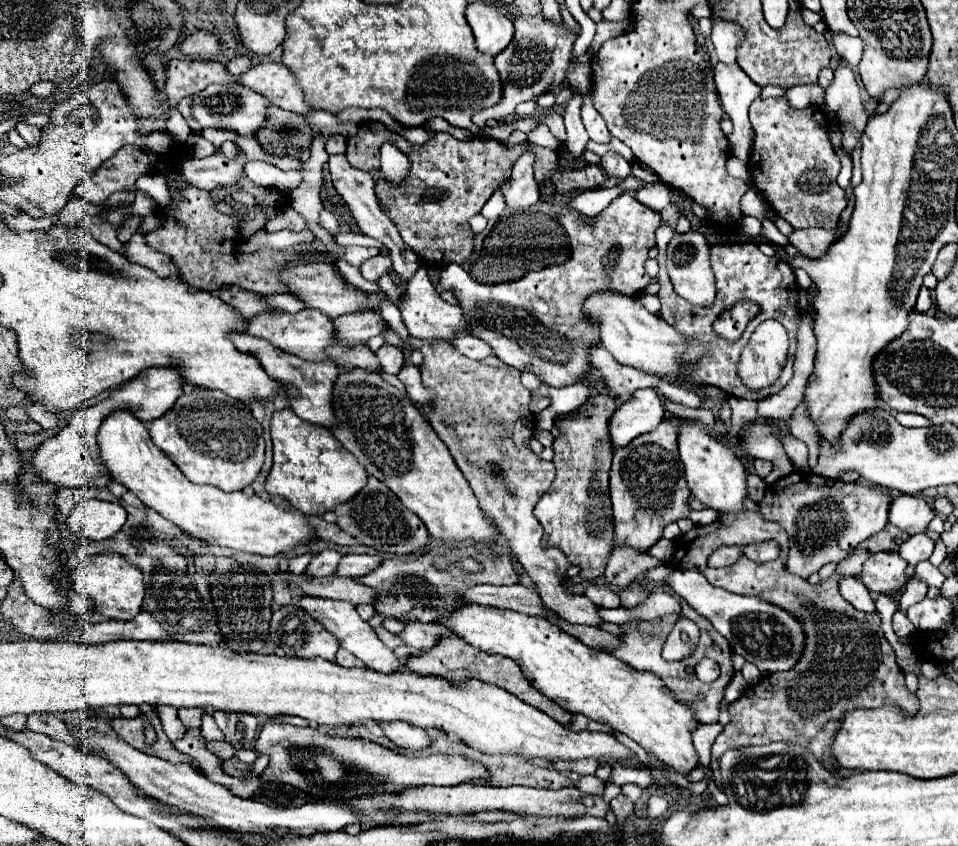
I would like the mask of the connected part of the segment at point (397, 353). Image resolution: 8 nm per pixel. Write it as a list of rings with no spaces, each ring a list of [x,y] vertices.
[[[382,345],[376,351],[376,357],[380,361],[380,371],[382,373],[392,373],[396,375],[400,371],[400,367],[404,365],[404,355],[400,349],[396,349],[394,345]]]

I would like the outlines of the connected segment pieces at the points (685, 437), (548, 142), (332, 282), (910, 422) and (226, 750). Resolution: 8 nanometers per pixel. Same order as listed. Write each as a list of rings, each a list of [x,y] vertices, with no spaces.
[[[684,425],[678,435],[678,449],[680,459],[684,463],[688,487],[698,501],[702,501],[708,509],[714,509],[720,515],[740,515],[746,511],[744,507],[744,499],[748,497],[746,469],[728,447],[718,443],[704,429],[696,425]]]
[[[538,125],[530,135],[528,135],[528,141],[532,141],[534,145],[542,145],[542,147],[548,147],[552,151],[556,151],[558,155],[562,153],[562,141],[556,139],[550,129],[546,125]]]
[[[328,263],[290,265],[290,267],[284,267],[278,271],[278,279],[280,279],[280,283],[284,283],[288,287],[290,295],[298,297],[302,303],[306,303],[306,307],[318,309],[332,319],[346,315],[346,313],[356,313],[358,309],[364,309],[364,307],[378,307],[380,305],[378,295],[364,295],[362,291],[356,291],[352,287],[348,289],[348,285],[344,285],[332,271],[334,269]]]
[[[896,413],[896,419],[900,425],[906,425],[906,427],[930,427],[932,425],[926,417],[920,417],[918,413]]]
[[[206,741],[206,749],[222,759],[228,759],[234,755],[234,747],[230,743],[224,743],[224,741]]]

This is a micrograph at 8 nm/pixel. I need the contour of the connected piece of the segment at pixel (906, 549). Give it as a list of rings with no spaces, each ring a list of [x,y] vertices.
[[[916,533],[916,535],[912,535],[908,541],[904,541],[900,545],[898,553],[910,565],[916,565],[916,563],[920,563],[924,559],[930,559],[932,551],[934,551],[934,541],[926,533]]]

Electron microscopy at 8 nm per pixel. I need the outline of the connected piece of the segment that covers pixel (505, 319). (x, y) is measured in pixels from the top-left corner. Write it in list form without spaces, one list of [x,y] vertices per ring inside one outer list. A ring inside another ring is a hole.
[[[622,193],[596,217],[584,217],[580,211],[570,209],[566,201],[560,207],[558,221],[566,229],[570,248],[574,250],[574,255],[564,265],[546,267],[542,271],[528,273],[518,281],[498,283],[498,285],[476,283],[460,265],[446,265],[440,273],[440,285],[456,293],[458,305],[464,309],[464,313],[468,313],[468,319],[472,321],[472,325],[468,327],[470,335],[486,341],[492,353],[498,359],[502,359],[506,365],[516,367],[520,371],[532,371],[542,379],[542,383],[550,387],[564,387],[576,383],[590,365],[590,359],[586,357],[586,347],[600,341],[598,327],[592,325],[582,311],[582,299],[600,289],[616,289],[626,295],[638,295],[652,281],[644,271],[644,261],[648,259],[648,249],[652,247],[652,243],[656,245],[654,233],[660,227],[662,217],[654,209],[636,201],[632,195]],[[644,223],[654,223],[654,233],[652,231],[648,233]]]

